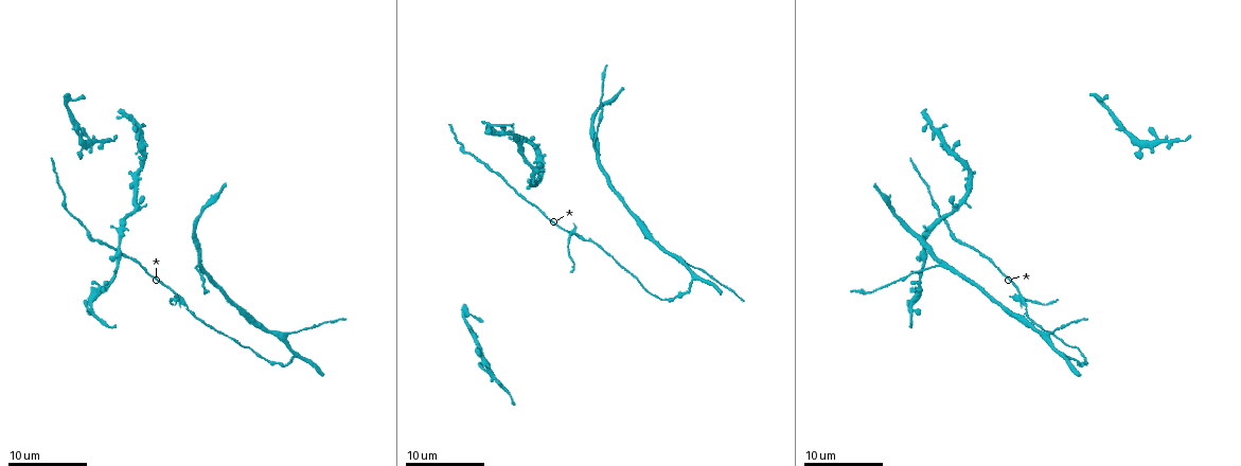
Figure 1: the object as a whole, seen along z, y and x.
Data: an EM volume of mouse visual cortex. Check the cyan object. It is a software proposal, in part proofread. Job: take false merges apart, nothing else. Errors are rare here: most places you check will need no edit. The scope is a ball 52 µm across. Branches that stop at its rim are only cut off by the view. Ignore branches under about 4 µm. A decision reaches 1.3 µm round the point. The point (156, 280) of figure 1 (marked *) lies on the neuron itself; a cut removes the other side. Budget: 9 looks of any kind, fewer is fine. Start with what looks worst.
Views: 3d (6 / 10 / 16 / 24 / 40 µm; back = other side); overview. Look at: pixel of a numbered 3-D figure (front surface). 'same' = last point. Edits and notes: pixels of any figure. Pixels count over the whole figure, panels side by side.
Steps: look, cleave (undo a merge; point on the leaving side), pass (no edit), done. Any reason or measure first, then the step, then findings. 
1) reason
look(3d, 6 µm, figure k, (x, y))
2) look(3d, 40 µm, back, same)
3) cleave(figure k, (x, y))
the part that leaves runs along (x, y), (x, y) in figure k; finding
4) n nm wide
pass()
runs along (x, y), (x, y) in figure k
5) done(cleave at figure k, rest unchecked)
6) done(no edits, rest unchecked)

look(3d, 10 µm, figure 1, (289, 333))

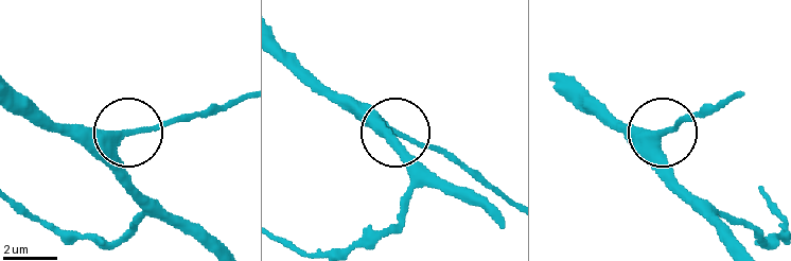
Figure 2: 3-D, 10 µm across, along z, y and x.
350 nm wide
pass()
one neuron here

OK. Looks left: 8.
four or more arms meet
look(3d, 16 µm, figure 1, (570, 231))

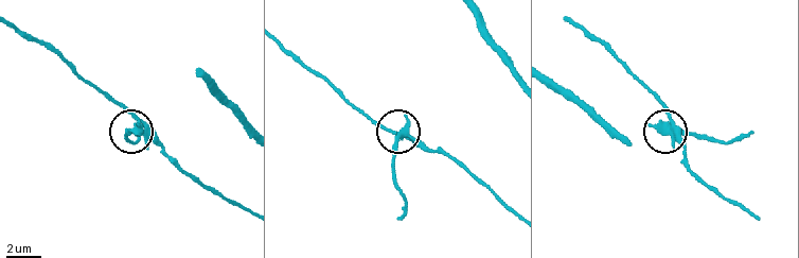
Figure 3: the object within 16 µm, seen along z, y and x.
look(3d, 6 µm, figure 3, (131, 132))

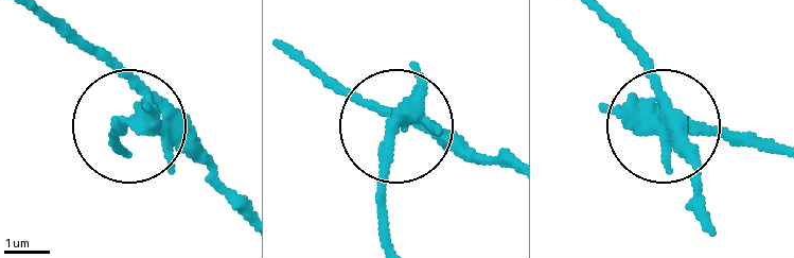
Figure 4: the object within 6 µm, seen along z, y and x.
4 arms
cleave(figure 4, (387, 177))
the part that leaves runs along (420, 123), (393, 145), (382, 237) in figure 4; a second neuron is stuck on

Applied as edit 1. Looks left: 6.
three arms meet
look(3d, 6 µm, figure 1, (597, 151))

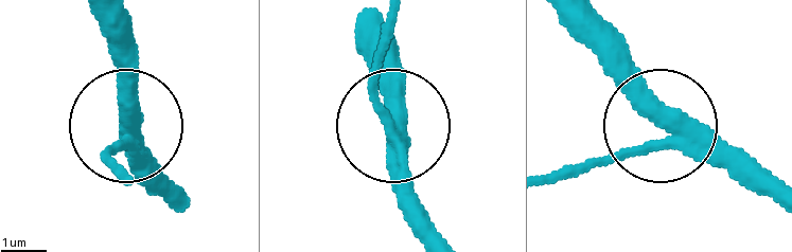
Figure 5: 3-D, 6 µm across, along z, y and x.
look(3d, 6 µm, back, figure 5, (394, 135))

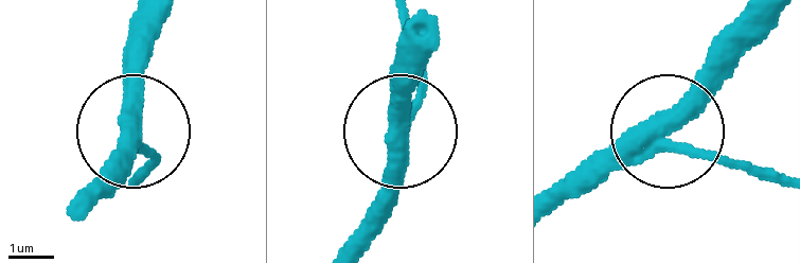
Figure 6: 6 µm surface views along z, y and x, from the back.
pass()
runs along (557, 205), (668, 133), (782, 178) in figure 6; continuous, no second neuron

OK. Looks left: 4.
three-way junction
look(3d, 6 µm, figure 1, (520, 143))

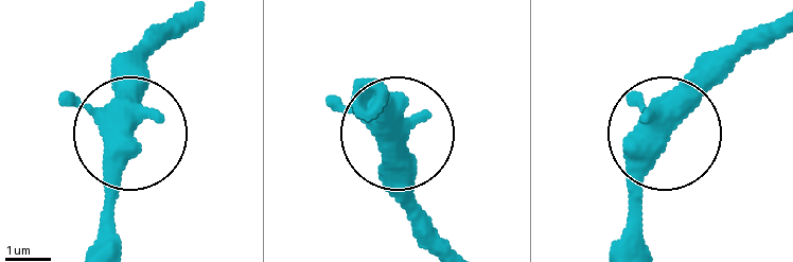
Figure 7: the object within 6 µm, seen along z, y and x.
pass()
continuous, no second neuron

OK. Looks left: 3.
done(cleave at figure 4, rest unchecked)

